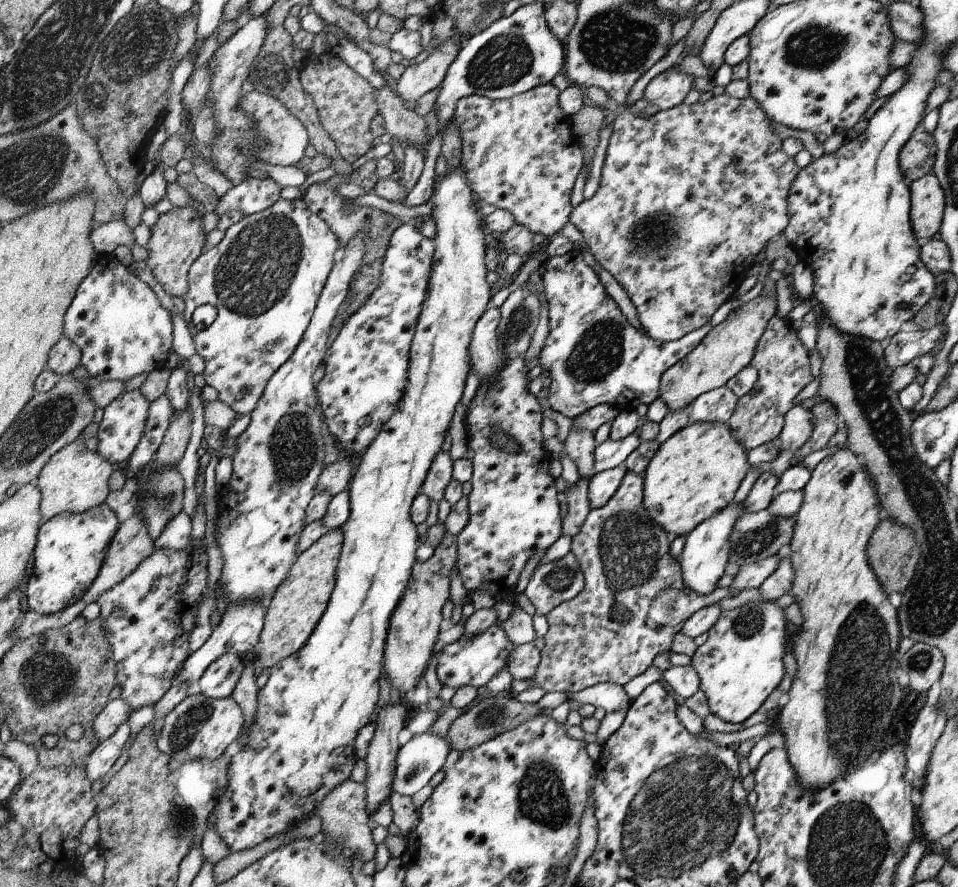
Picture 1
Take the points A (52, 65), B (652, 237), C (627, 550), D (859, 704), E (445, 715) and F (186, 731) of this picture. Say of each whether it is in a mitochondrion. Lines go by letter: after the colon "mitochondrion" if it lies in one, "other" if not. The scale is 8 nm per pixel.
A: mitochondrion
B: mitochondrion
C: mitochondrion
D: mitochondrion
E: other
F: mitochondrion

